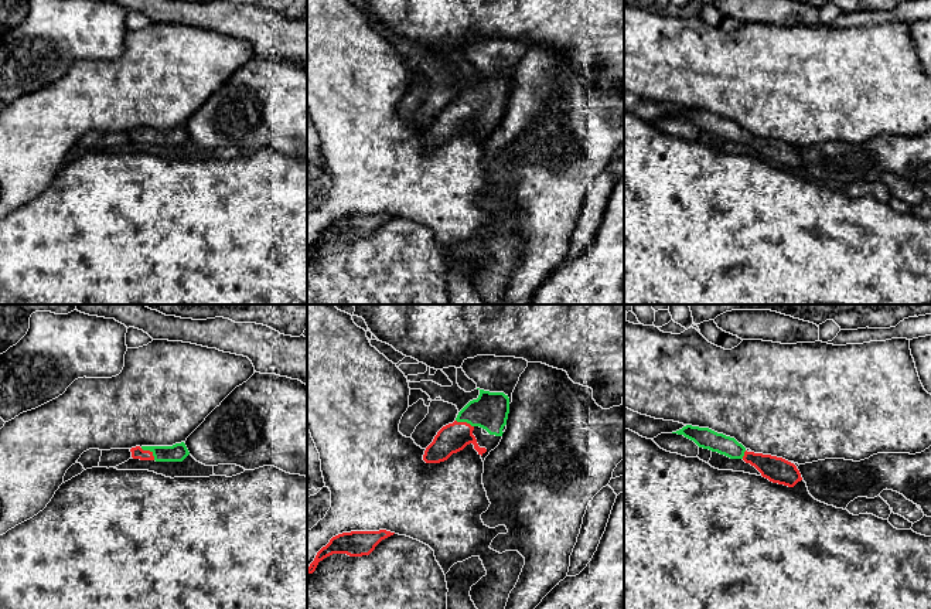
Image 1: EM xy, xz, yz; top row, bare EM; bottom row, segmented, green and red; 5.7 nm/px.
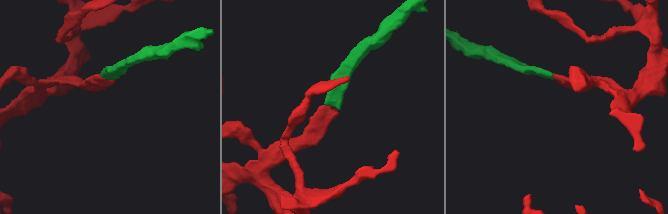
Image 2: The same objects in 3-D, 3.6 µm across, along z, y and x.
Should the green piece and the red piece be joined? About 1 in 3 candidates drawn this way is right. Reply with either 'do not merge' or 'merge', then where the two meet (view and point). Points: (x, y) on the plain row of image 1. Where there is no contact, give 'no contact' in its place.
merge; meets green in xy at (149, 132)

